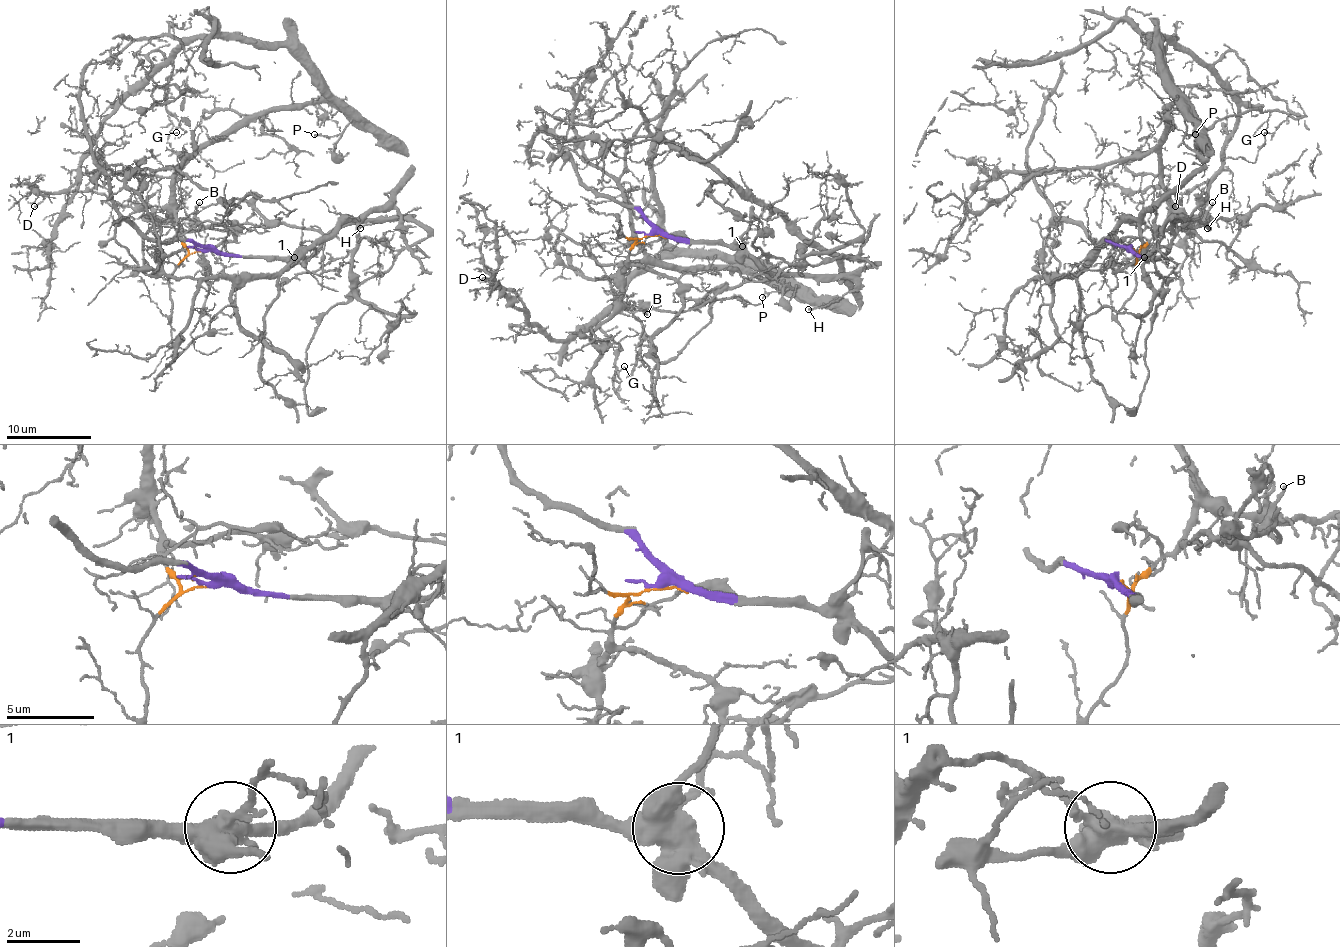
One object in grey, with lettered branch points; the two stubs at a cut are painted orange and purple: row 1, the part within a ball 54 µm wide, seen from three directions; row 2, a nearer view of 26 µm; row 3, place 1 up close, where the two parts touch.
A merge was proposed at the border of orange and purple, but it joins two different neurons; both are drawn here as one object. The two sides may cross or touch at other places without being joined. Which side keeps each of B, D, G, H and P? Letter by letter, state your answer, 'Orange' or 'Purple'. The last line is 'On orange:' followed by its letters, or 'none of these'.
B: Purple
D: Orange
G: Orange
H: Purple
P: Orange
On orange: D, G, P

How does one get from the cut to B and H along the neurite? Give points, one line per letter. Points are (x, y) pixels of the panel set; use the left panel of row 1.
B: (208, 251), (308, 257), (323, 236), (315, 230), (274, 223), (208, 230), (195, 215), (200, 202)
H: (208, 251), (227, 255), (308, 257), (345, 225), (407, 219), (389, 219), (360, 227)

